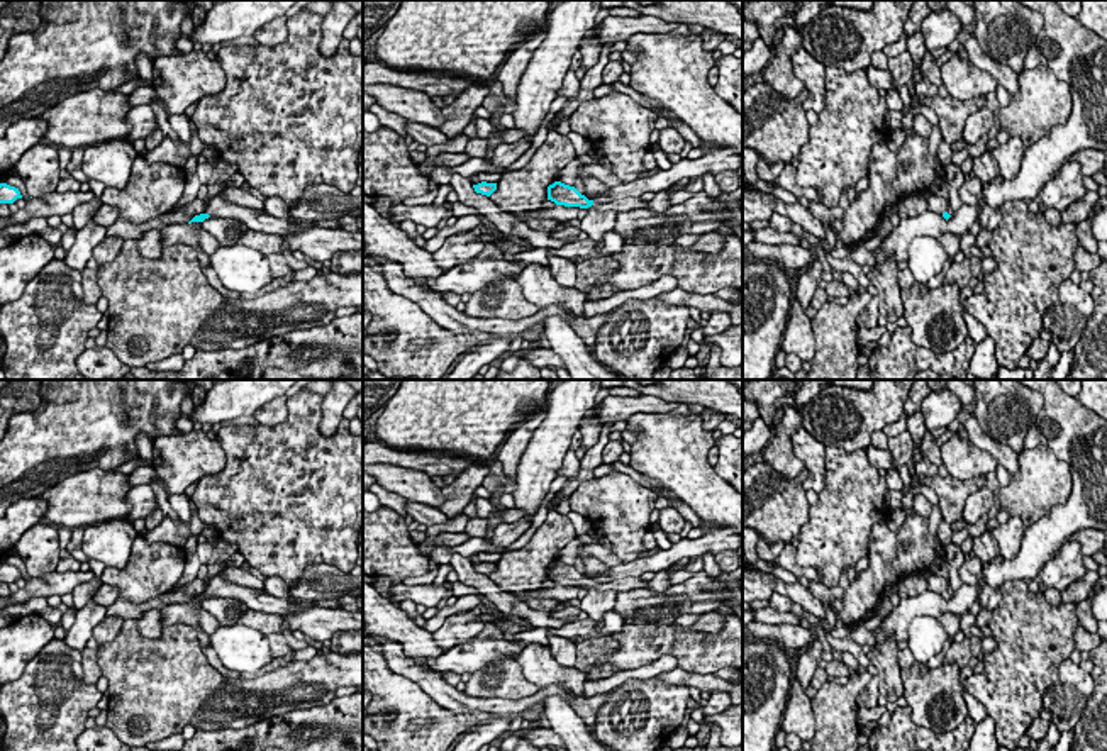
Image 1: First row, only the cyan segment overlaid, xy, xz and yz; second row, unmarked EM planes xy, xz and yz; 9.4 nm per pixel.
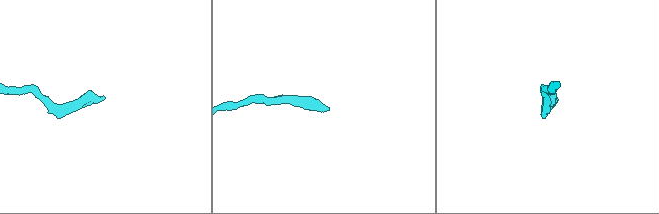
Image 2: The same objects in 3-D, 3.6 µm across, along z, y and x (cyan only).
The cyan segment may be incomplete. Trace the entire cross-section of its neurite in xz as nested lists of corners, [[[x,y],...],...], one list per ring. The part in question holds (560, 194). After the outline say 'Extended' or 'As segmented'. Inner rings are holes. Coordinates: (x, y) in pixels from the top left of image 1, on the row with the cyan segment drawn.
[[[554,181],[548,186],[548,200],[556,205],[565,207],[580,207],[580,209],[595,209],[600,212],[615,210],[615,212],[631,212],[631,210],[648,210],[649,203],[643,202],[639,197],[627,197],[612,200],[609,203],[595,203],[581,195],[575,186],[565,185],[561,181]]]. Extended

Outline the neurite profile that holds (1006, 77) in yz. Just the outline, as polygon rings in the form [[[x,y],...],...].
[[[965,25],[960,29],[956,39],[965,46],[971,64],[982,68],[983,71],[988,71],[999,81],[999,85],[1009,92],[1010,97],[1017,93],[1019,73],[987,56],[976,42],[973,32],[968,32]]]

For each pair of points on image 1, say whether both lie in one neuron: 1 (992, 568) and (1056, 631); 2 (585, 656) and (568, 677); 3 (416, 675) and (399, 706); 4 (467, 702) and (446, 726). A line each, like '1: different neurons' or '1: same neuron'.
1: different neurons
2: different neurons
3: different neurons
4: different neurons

